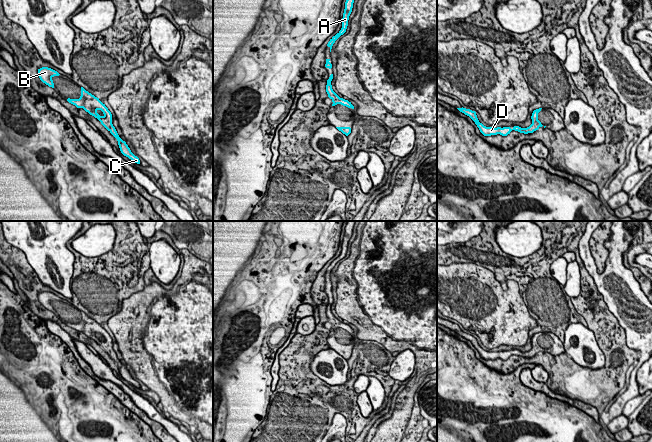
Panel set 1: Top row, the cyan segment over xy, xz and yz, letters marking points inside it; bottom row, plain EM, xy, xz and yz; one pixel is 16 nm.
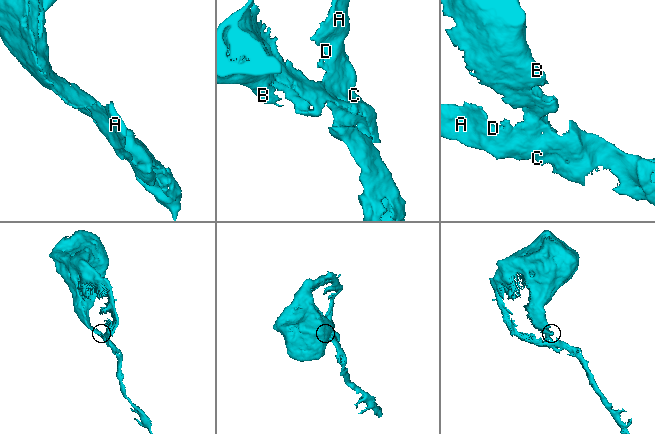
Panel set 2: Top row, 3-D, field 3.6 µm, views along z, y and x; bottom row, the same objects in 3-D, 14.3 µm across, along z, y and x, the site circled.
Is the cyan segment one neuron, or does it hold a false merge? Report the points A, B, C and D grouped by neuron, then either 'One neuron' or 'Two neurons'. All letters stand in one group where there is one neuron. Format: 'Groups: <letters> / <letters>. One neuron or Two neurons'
Groups: A B C D. One neuron

